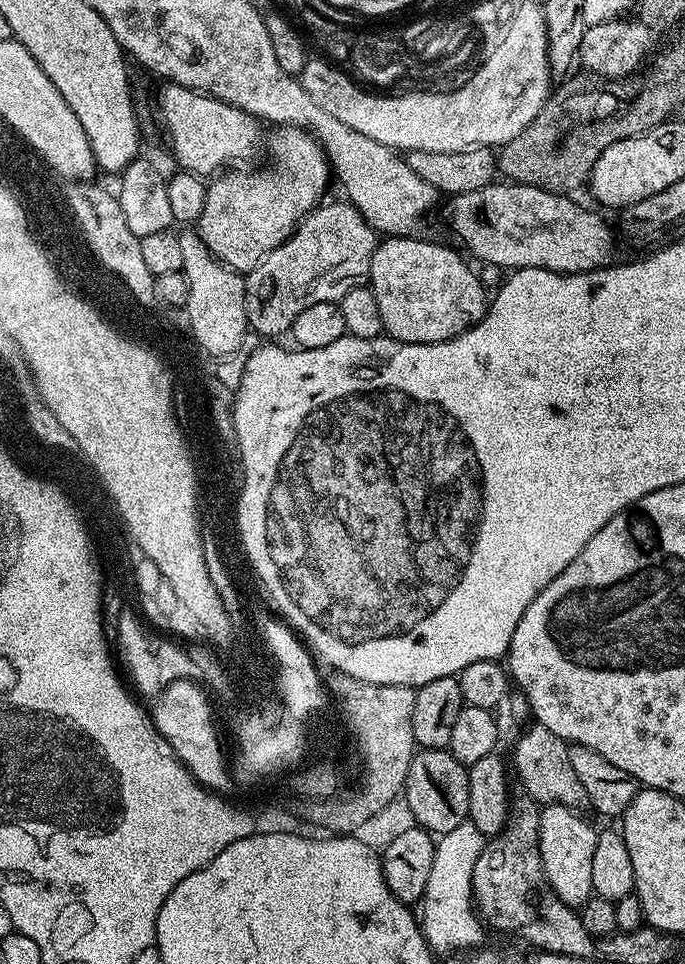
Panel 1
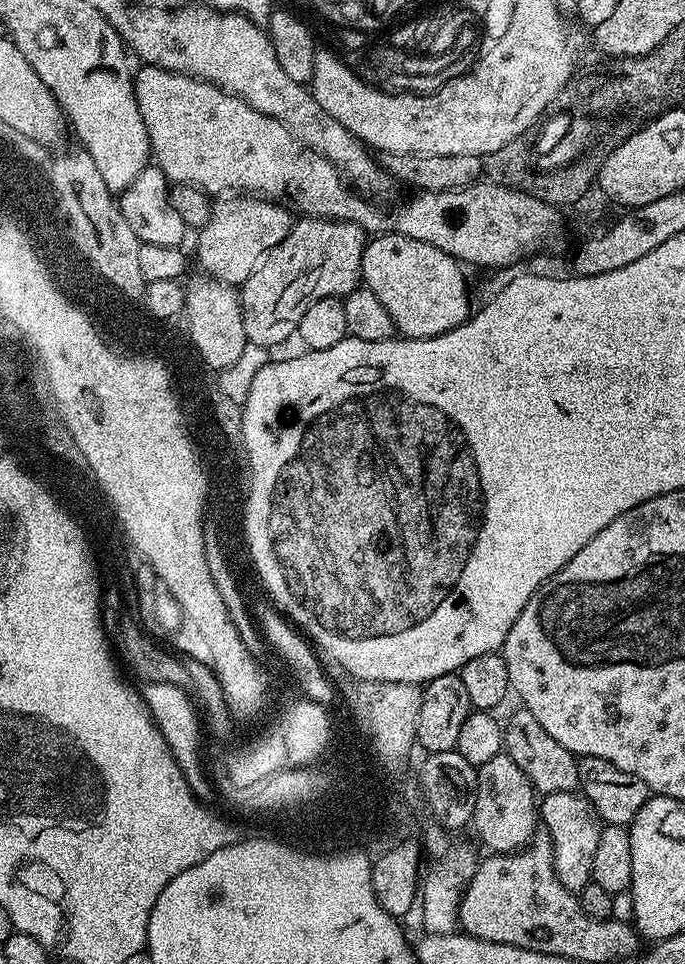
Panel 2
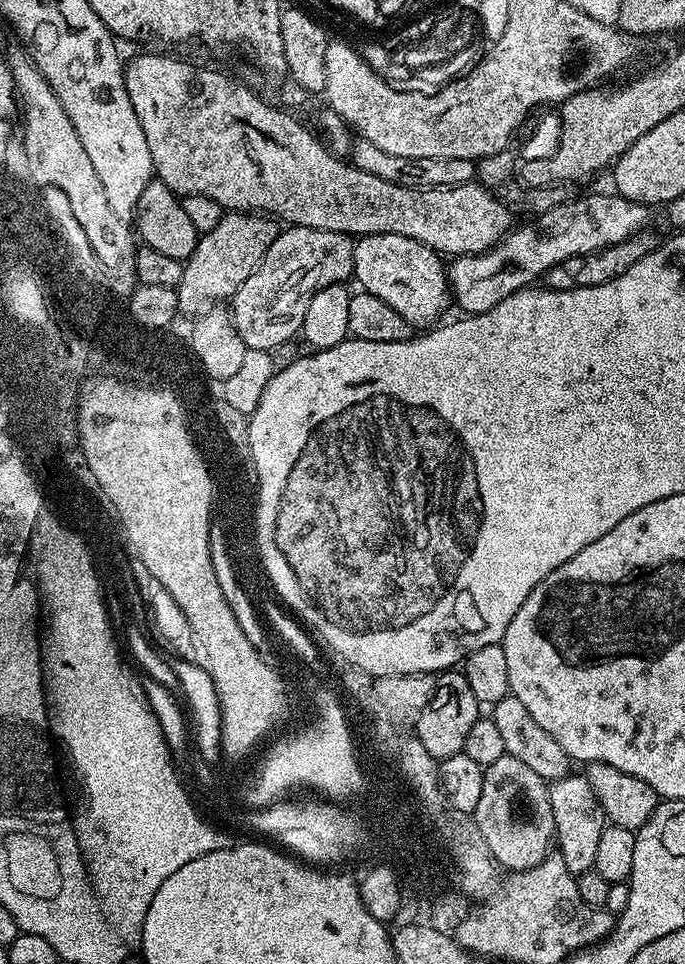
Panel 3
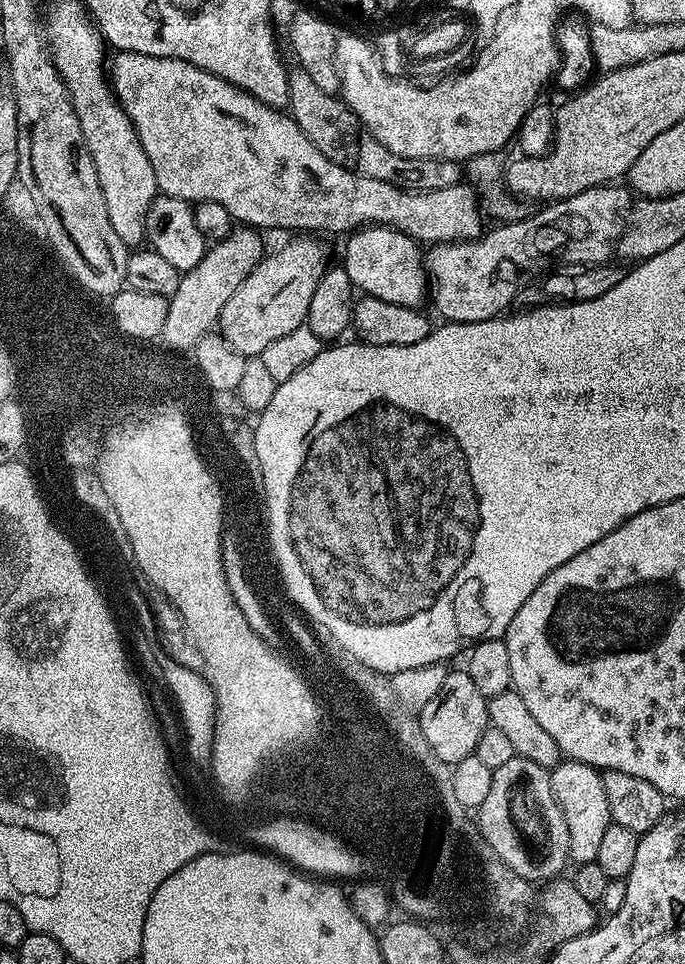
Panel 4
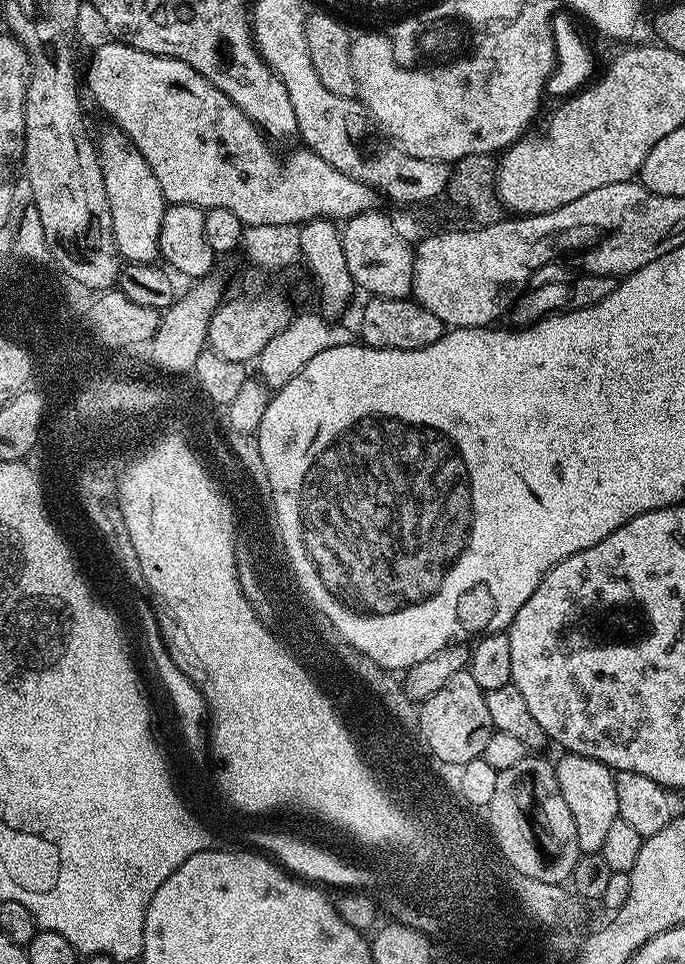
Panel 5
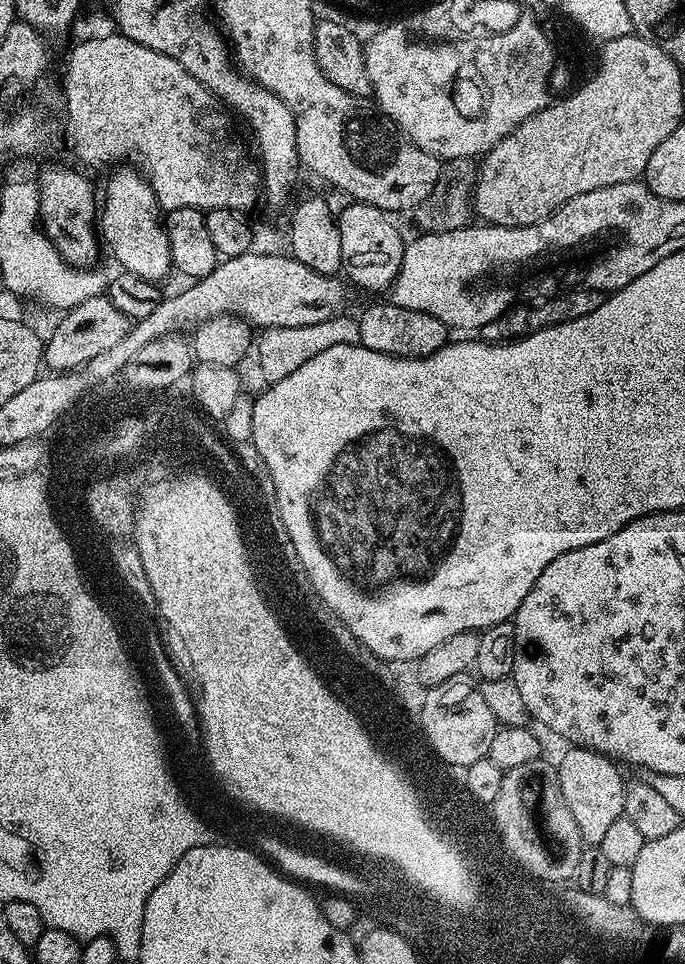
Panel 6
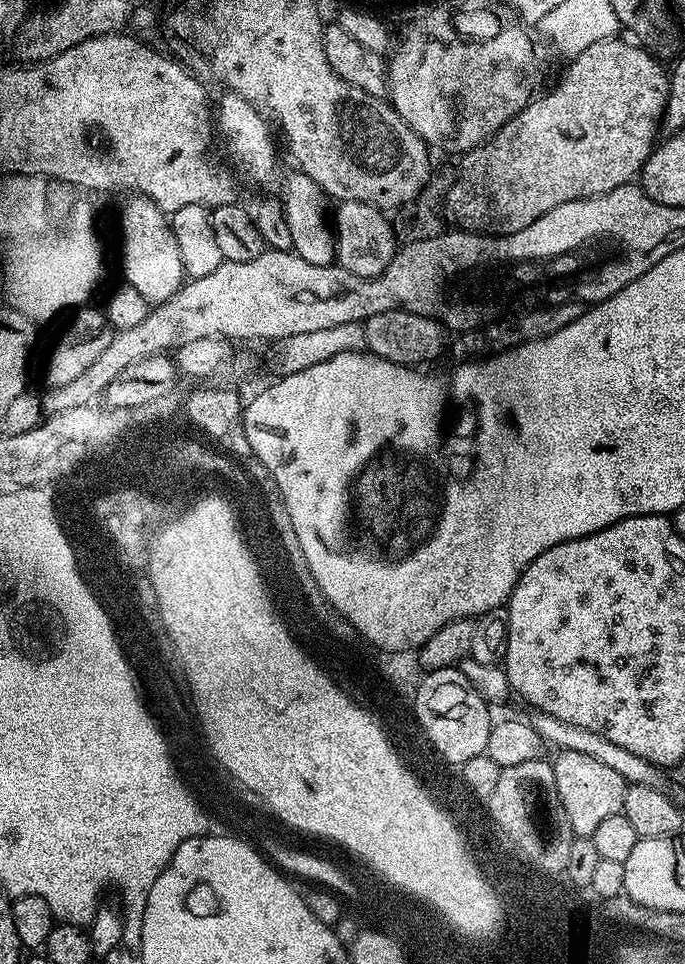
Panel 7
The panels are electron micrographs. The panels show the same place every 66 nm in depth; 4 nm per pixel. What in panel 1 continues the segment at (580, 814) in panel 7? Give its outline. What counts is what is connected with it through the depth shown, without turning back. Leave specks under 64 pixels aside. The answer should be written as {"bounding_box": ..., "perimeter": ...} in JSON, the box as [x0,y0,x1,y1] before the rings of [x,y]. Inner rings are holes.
{"bounding_box":[540,804,598,910],"perimeter":[[[546,804],[540,810],[542,870],[560,903],[568,904],[577,910],[583,908],[594,894],[590,874],[594,859],[594,842],[598,835],[597,829],[592,829],[591,822],[583,820],[580,814],[577,809],[561,804]]]}

